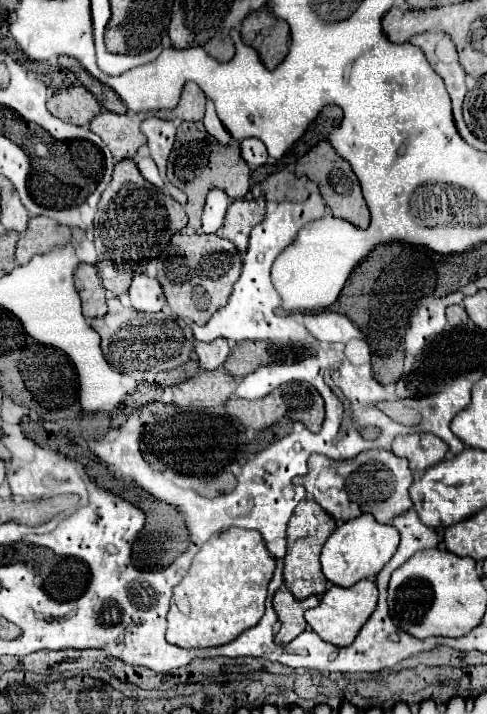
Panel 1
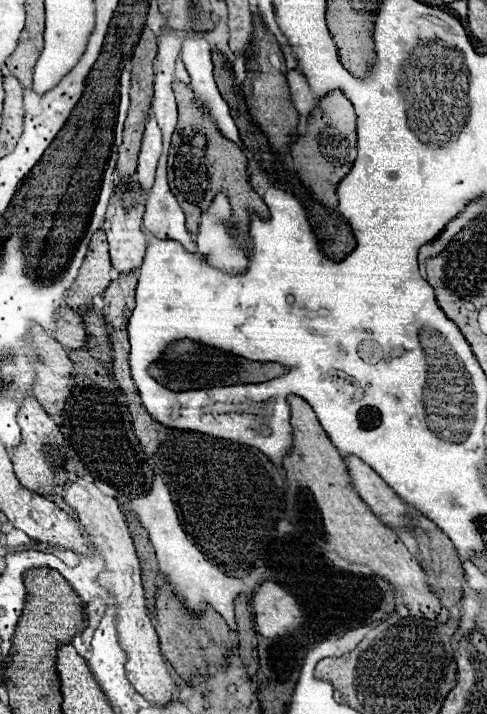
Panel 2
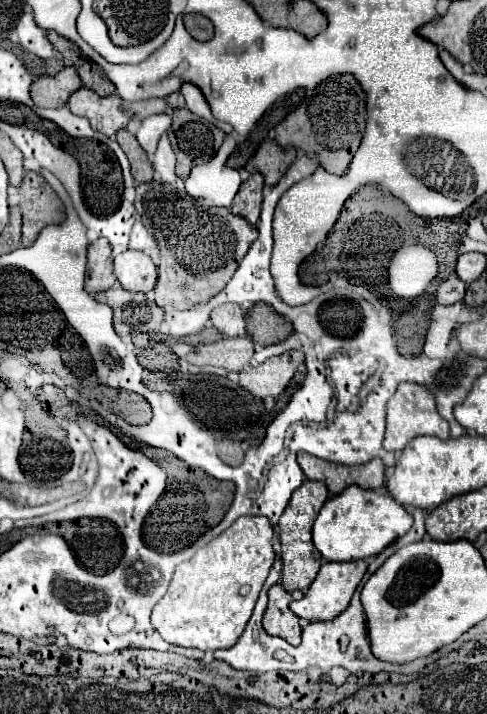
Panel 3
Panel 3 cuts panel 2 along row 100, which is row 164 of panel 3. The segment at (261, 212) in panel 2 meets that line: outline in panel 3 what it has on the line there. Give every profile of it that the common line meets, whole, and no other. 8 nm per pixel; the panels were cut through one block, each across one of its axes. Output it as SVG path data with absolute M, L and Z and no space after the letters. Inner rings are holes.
M188 108L174 110L168 136L178 158L176 174L180 178L188 178L194 166L214 158L224 140L224 132L220 128L192 114Z

